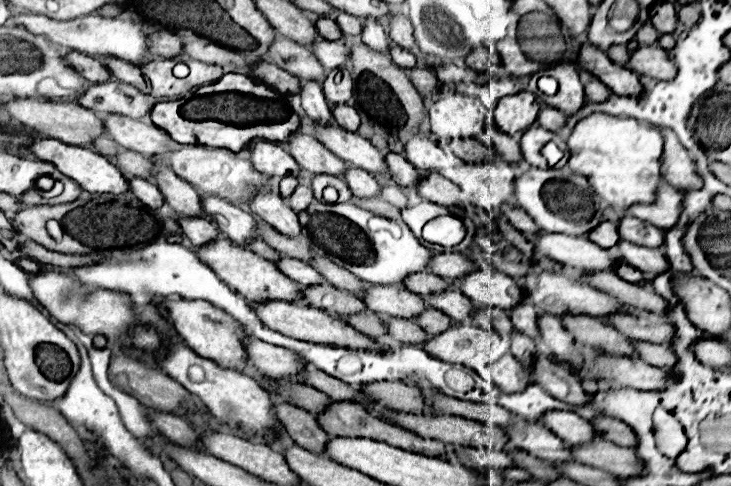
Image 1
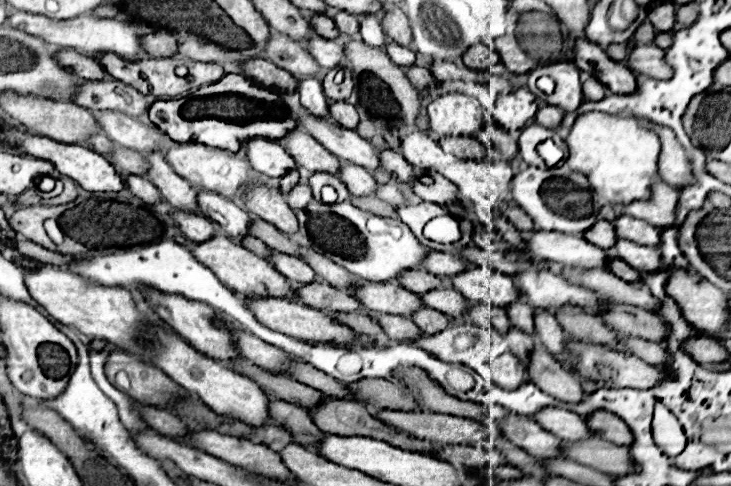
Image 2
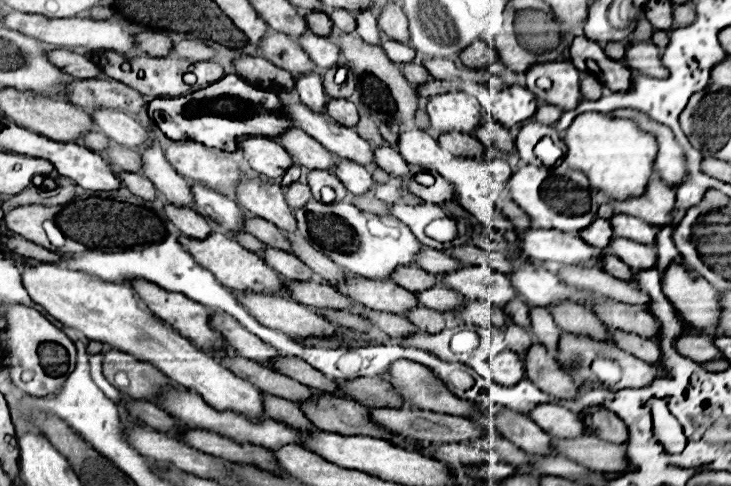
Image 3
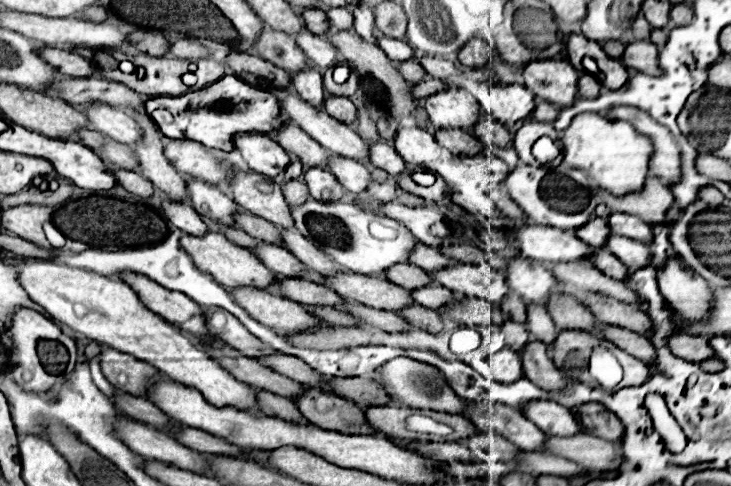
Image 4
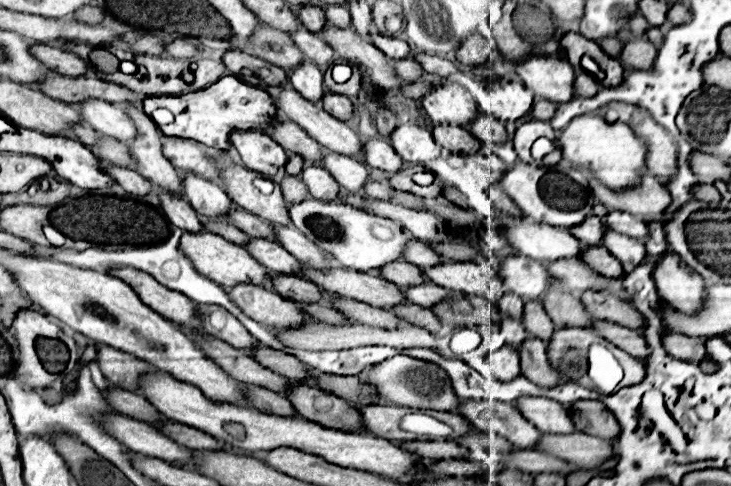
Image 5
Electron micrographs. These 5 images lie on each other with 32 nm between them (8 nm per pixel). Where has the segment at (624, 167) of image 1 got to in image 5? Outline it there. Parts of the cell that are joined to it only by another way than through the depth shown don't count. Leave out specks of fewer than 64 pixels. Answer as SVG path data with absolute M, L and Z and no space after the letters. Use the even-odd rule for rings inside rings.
M594 114L576 116L558 136L558 144L562 148L564 160L568 160L576 168L588 168L594 176L612 190L620 190L622 186L634 186L638 182L644 158L646 158L646 144L634 136L626 122L608 124L604 118Z

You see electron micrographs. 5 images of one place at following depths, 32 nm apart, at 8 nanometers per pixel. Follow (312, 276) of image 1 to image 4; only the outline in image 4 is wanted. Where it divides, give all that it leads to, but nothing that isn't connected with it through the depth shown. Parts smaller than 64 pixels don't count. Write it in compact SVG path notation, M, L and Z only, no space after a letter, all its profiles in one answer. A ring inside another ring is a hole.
M260 240L254 248L250 248L250 252L254 256L258 256L262 260L262 264L268 266L278 276L284 276L284 278L308 278L308 268L302 262L298 262L298 258L294 258L288 250L276 246L276 244Z

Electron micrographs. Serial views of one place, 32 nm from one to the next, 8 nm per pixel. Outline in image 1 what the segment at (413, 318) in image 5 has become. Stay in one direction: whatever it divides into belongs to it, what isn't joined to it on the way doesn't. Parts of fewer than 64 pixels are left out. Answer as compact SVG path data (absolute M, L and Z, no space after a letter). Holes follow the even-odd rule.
M434 308L422 310L416 316L416 322L418 322L418 326L422 326L422 330L426 334L440 334L442 330L448 330L450 324L452 324L452 320L446 314L442 314L442 312L434 310Z

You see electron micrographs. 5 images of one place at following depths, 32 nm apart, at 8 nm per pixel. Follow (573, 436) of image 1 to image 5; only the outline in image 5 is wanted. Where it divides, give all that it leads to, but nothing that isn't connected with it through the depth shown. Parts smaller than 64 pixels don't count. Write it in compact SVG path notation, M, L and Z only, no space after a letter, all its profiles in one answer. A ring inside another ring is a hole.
M520 396L516 400L516 408L540 432L550 430L550 434L570 434L570 430L576 430L568 410L550 398Z

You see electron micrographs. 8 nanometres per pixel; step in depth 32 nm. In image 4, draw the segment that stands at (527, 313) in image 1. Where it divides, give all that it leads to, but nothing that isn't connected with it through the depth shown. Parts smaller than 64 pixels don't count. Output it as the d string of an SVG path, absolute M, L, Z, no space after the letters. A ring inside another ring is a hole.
M512 294L508 300L504 300L504 302L502 302L502 312L504 312L504 314L508 314L508 312L510 312L510 316L508 316L508 318L515 322L526 322L526 304L521 298L514 296L514 294Z

